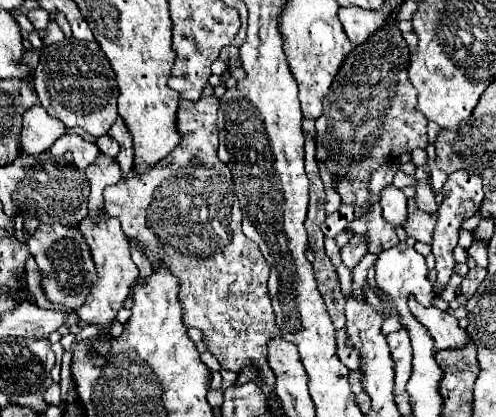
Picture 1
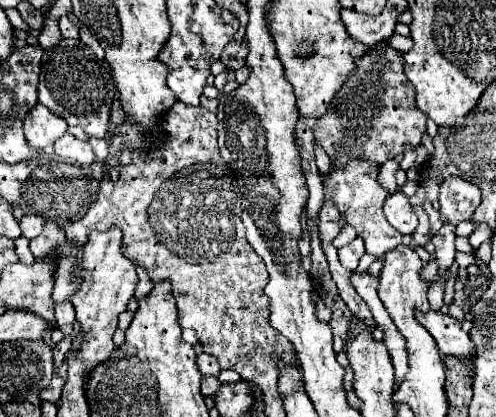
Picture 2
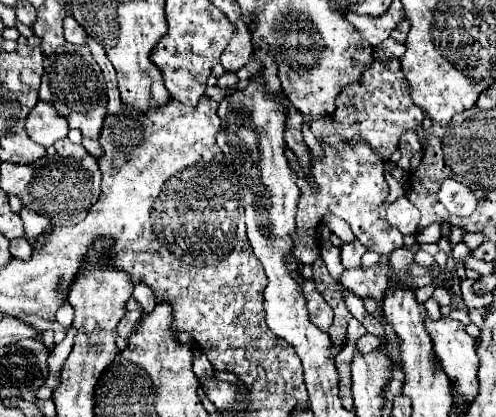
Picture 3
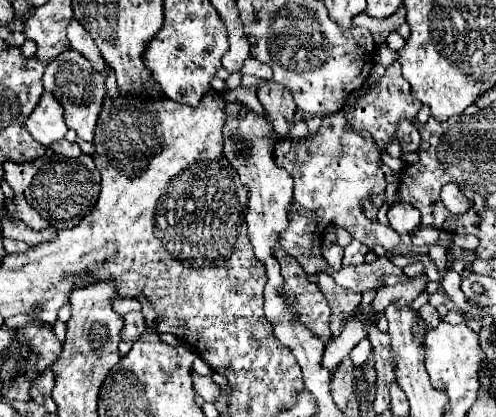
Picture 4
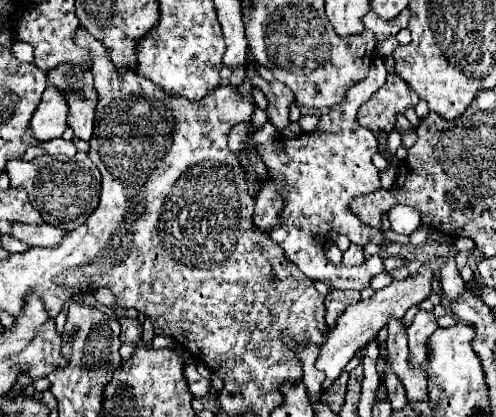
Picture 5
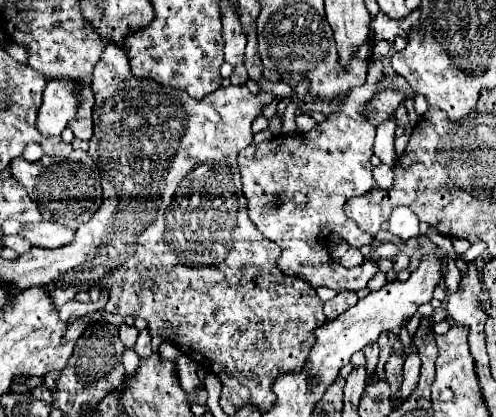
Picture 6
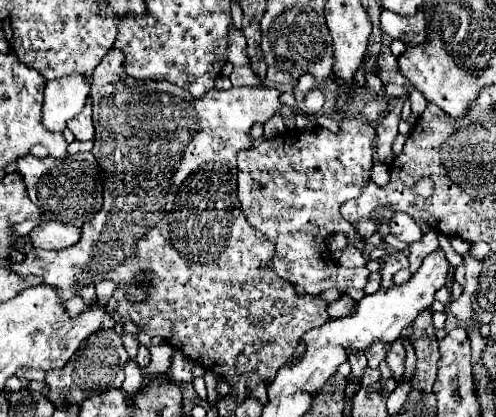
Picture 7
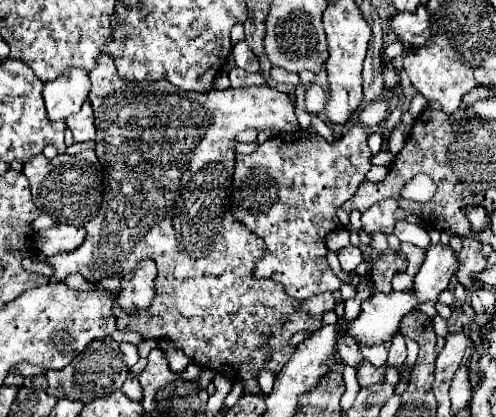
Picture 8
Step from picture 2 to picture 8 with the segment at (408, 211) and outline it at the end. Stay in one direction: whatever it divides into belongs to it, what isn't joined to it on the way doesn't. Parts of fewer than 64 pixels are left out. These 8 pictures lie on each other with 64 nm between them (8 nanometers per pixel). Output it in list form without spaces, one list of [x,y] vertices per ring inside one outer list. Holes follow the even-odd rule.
[[[398,220],[394,224],[394,236],[400,242],[410,242],[410,244],[420,246],[420,248],[428,248],[428,244],[430,244],[430,236],[426,234],[426,230],[422,226],[410,224],[408,220]]]

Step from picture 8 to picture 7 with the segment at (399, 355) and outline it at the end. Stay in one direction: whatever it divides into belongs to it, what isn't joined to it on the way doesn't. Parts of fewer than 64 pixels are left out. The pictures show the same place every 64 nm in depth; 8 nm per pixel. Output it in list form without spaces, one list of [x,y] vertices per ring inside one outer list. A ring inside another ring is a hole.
[[[396,340],[390,350],[388,350],[388,356],[386,356],[386,362],[392,370],[392,378],[398,380],[402,374],[404,374],[404,346],[400,340]]]

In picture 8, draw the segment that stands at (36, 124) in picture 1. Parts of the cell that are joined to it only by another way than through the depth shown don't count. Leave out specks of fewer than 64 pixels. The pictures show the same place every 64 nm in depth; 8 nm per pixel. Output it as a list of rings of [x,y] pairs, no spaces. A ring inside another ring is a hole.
[[[70,68],[56,80],[44,84],[44,102],[50,122],[66,120],[68,116],[80,112],[82,104],[88,100],[90,80],[88,72]]]

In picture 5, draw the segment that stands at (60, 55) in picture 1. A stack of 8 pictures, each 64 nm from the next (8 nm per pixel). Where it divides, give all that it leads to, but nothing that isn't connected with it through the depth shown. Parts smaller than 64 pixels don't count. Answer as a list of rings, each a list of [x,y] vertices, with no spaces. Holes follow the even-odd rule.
[[[60,64],[60,68],[52,68],[46,78],[62,92],[68,104],[68,126],[78,138],[88,142],[92,138],[98,100],[90,68],[72,68],[72,64]]]

